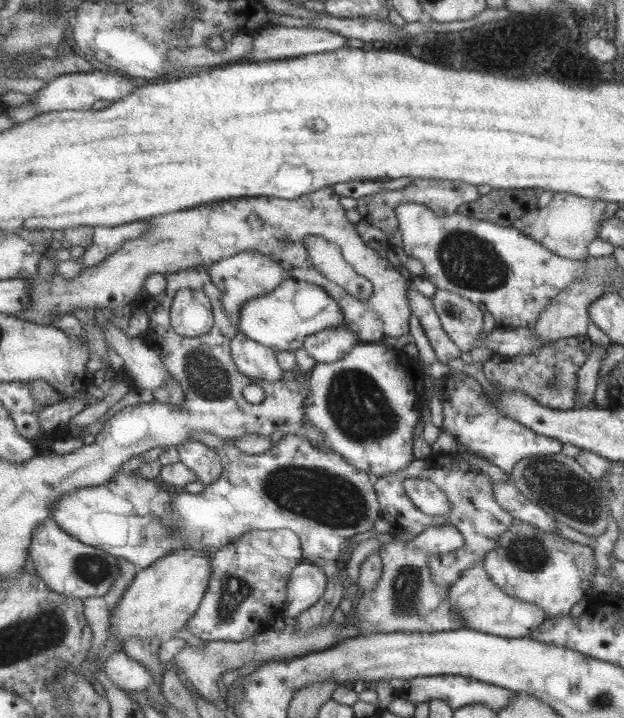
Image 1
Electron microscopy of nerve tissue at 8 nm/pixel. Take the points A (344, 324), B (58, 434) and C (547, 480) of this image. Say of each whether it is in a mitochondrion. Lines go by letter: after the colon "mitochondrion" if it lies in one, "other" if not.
A: other
B: other
C: mitochondrion

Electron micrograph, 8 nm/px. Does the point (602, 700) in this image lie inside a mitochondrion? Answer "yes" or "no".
yes

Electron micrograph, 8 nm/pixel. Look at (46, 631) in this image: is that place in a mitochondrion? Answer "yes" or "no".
yes

